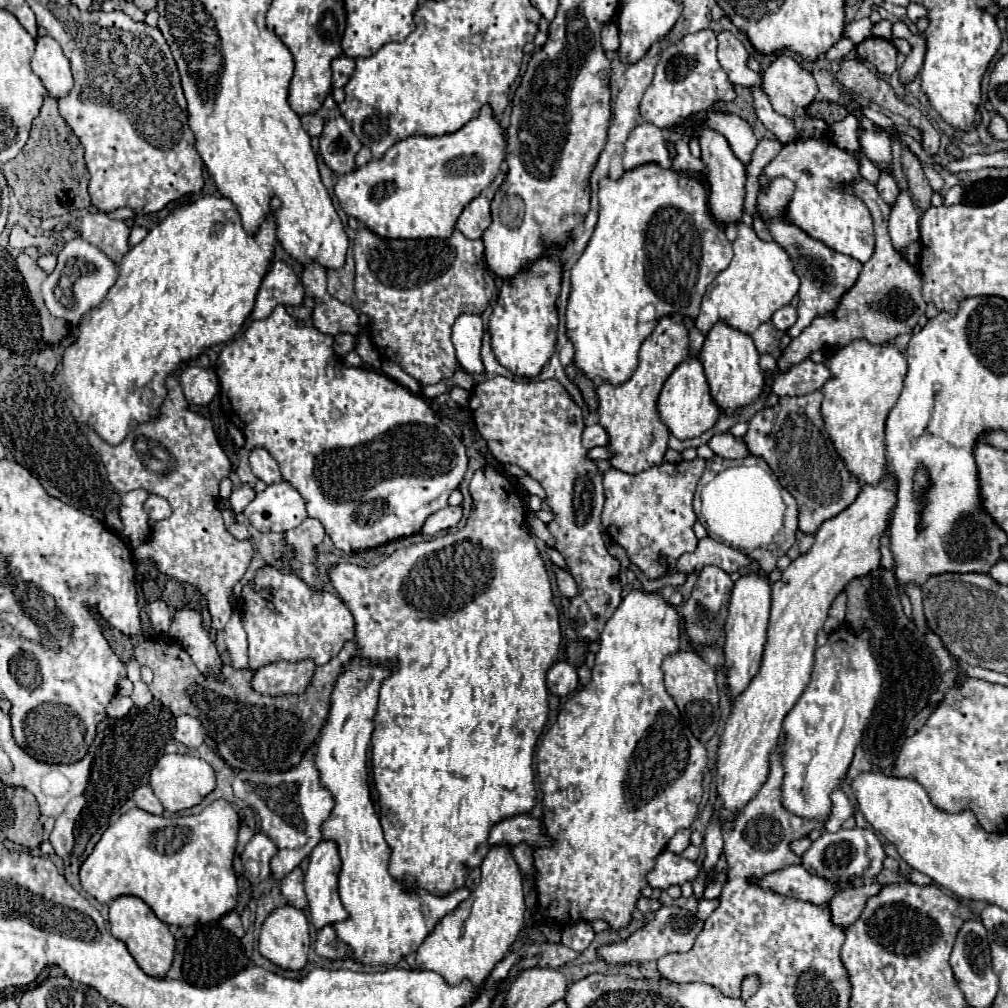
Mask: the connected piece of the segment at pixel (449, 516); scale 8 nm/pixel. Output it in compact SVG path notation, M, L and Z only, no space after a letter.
M444 507L426 519L424 527L420 529L420 535L436 535L438 531L450 529L460 521L460 517L462 517L460 507Z

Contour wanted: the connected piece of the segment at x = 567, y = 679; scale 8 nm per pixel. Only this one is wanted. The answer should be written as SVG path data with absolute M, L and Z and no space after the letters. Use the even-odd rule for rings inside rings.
M558 661L556 665L552 665L552 667L548 669L546 687L548 687L548 691L550 691L552 695L558 695L558 697L570 695L570 693L576 691L576 687L578 687L576 667L572 667L572 665L566 663L566 661Z

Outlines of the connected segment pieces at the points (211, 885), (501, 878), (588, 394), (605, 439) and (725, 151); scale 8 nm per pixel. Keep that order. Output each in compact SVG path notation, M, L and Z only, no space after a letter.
M224 799L214 801L198 815L184 817L156 817L136 807L126 811L104 831L94 851L80 867L80 883L82 889L100 903L110 903L122 895L140 897L166 925L188 927L198 921L218 921L230 913L238 901L238 879L233 867L236 837L238 813Z
M502 843L490 847L482 869L482 881L478 889L462 901L452 913L440 919L436 929L418 947L416 965L418 969L430 969L442 975L450 985L470 979L474 985L482 985L494 965L504 957L520 929L524 927L524 891L522 873L514 861L512 847Z
M574 363L566 367L566 375L580 387L580 391L582 391L582 395L584 395L584 401L588 403L588 409L590 409L590 411L596 411L596 409L598 409L598 397L596 397L596 387L594 387L594 383L592 383Z
M590 425L584 429L584 435L582 435L582 443L586 449L592 449L592 447L606 447L610 443L610 437L608 433L604 431L602 425Z
M702 125L702 127L694 129L694 135L696 135L700 149L702 149L702 161L706 163L708 173L710 173L710 177L708 177L710 211L712 211L714 219L720 223L730 223L730 221L736 223L742 217L742 207L744 207L744 181L746 181L744 165L742 165L742 161L738 161L738 157L734 157L726 137L722 137L718 131Z

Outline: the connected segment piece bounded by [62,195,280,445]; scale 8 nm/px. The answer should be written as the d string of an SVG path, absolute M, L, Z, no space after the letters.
M202 195L198 197L196 201L188 203L188 205L178 205L172 213L168 213L156 227L152 227L148 231L148 235L144 237L144 241L140 241L136 247L132 247L120 261L120 277L118 281L110 287L108 295L104 297L104 301L92 309L78 325L80 329L80 335L78 335L78 341L72 345L72 347L66 347L64 351L64 357L62 357L62 373L64 373L64 381L66 381L66 387L68 387L68 393L70 393L70 399L80 407L82 415L78 417L78 421L82 425L90 425L104 441L108 441L110 445L118 445L126 433L130 429L134 429L136 425L148 421L150 417L154 417L158 413L158 407L160 403L164 401L166 397L166 387L164 387L164 379L168 373L176 371L178 365L182 361L188 361L188 359L194 359L198 357L204 349L212 347L212 345L218 345L218 343L226 343L230 341L244 325L244 321L250 317L252 309L254 309L254 301L256 301L256 293L260 289L260 283L264 279L264 275L268 273L268 267L272 263L272 257L274 257L274 245L276 245L276 217L274 217L274 211L280 209L280 201L278 197L272 197L270 199L270 213L266 217L266 221L260 225L260 229L254 233L254 235L248 235L242 225L238 223L238 209L236 205L222 197L222 195Z

